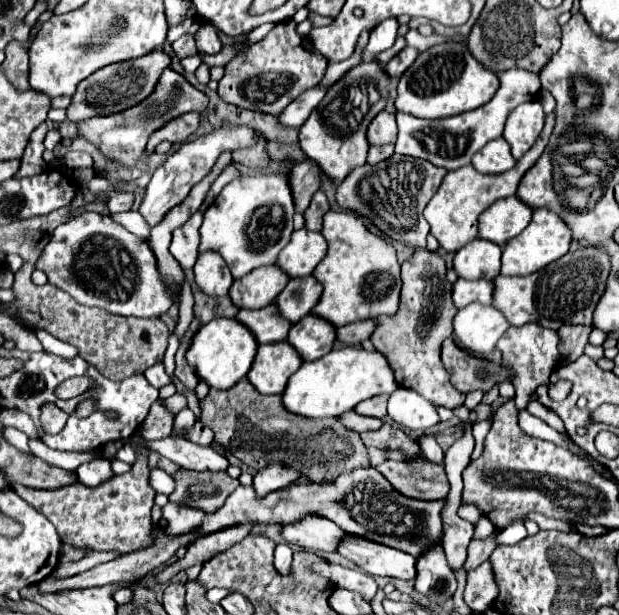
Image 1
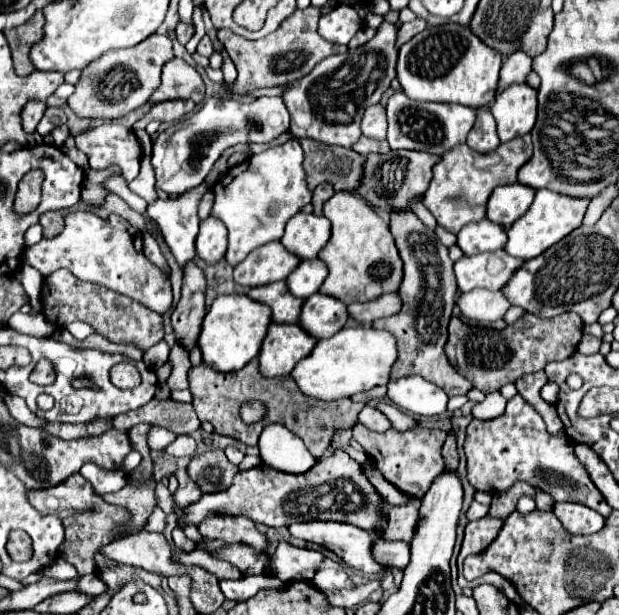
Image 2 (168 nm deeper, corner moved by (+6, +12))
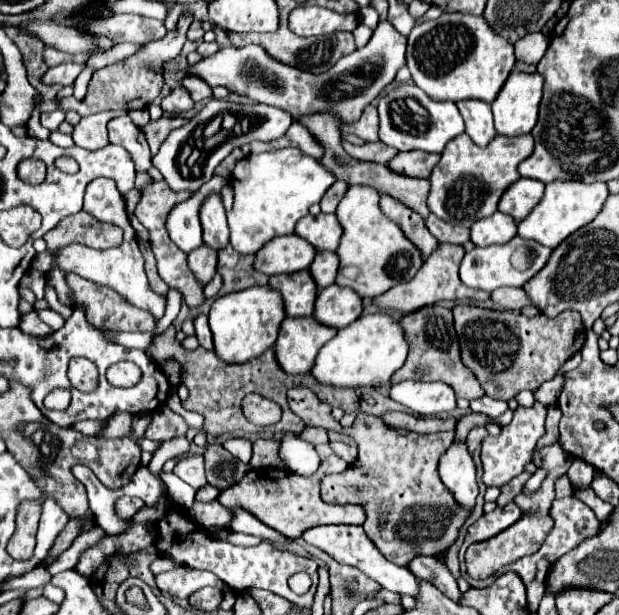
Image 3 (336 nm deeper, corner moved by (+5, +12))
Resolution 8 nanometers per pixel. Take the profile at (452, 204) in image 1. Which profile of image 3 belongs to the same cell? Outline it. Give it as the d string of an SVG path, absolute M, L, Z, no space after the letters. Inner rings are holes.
M466 134L450 140L430 176L432 182L428 196L430 212L448 224L454 226L460 224L466 228L480 218L492 216L496 212L502 192L520 178L518 164L526 160L532 154L532 150L534 150L534 140L530 134L518 138L496 136L492 144L488 144L486 148L476 146Z

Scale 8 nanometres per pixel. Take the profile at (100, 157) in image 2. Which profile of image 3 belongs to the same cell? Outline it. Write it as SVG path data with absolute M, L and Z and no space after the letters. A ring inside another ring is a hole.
M122 114L108 122L108 140L110 140L110 144L118 144L128 150L128 154L136 166L136 172L146 172L152 166L150 164L152 156L150 156L144 132L132 124L128 114Z

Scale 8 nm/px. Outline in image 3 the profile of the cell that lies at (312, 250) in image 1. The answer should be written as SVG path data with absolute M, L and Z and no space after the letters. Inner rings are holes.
M320 212L318 218L308 214L302 220L298 220L294 234L310 242L318 252L324 252L324 250L334 250L338 246L338 240L342 236L342 226L334 214Z

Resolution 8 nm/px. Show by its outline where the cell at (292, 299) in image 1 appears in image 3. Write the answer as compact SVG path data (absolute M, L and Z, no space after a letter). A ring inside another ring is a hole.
M318 252L314 262L310 264L310 274L316 282L318 288L326 288L330 284L334 284L336 272L338 272L338 256L334 252Z

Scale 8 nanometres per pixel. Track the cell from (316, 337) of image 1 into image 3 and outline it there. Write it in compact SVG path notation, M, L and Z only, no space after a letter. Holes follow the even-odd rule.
M332 284L320 290L316 296L314 318L324 326L340 330L352 324L360 316L360 312L362 312L362 298L350 288L340 288Z

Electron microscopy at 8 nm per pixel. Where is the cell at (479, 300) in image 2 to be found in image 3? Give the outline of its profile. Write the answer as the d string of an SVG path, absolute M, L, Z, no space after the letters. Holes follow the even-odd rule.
M498 288L492 292L490 300L496 310L504 310L504 312L516 312L522 306L530 304L530 300L522 288Z

